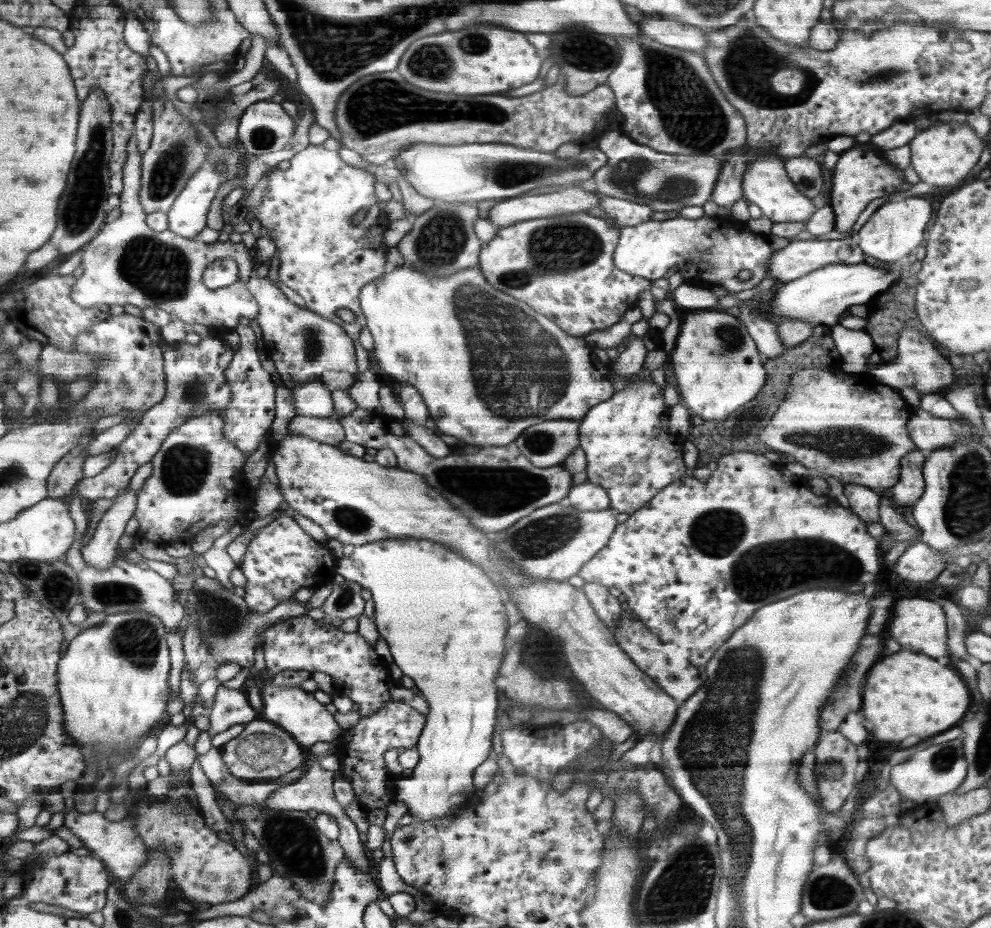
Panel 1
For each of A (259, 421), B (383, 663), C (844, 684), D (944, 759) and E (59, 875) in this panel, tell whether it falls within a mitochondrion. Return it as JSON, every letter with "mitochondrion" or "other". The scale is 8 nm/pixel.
{"A":"other","B":"other","C":"mitochondrion","D":"mitochondrion","E":"other"}

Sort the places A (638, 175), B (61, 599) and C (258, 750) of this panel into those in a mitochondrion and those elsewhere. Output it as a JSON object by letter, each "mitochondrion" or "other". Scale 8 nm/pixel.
{"A":"mitochondrion","B":"mitochondrion","C":"mitochondrion"}

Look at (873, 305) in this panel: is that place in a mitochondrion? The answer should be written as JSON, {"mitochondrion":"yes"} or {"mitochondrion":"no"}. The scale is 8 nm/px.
{"mitochondrion":"no"}

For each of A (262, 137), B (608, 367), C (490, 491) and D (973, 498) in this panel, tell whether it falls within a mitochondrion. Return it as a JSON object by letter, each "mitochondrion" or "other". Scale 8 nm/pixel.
{"A":"mitochondrion","B":"other","C":"mitochondrion","D":"mitochondrion"}

